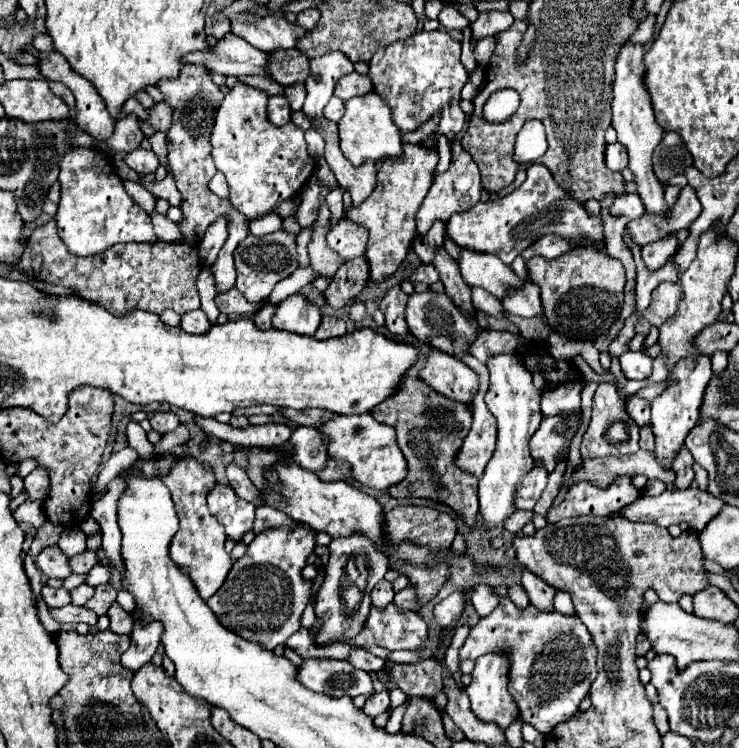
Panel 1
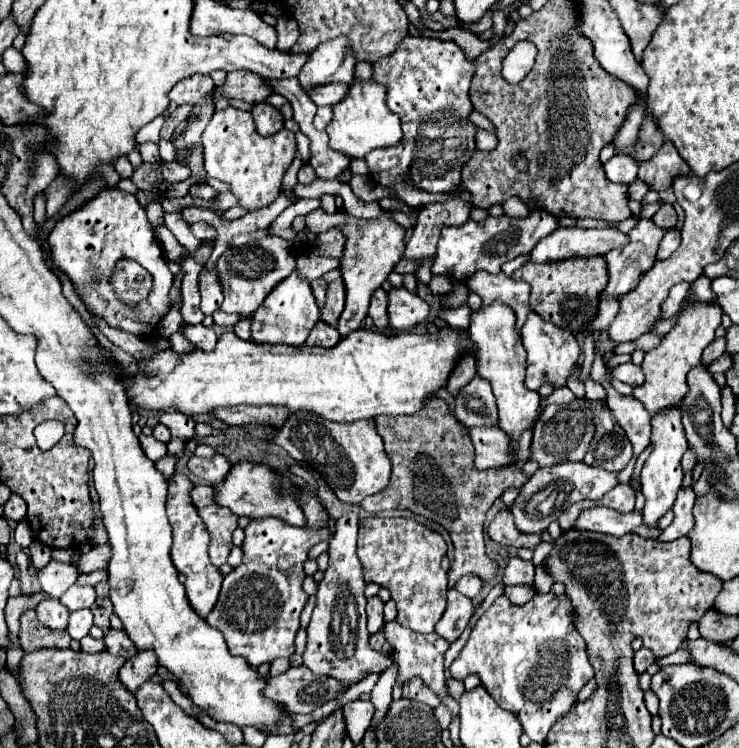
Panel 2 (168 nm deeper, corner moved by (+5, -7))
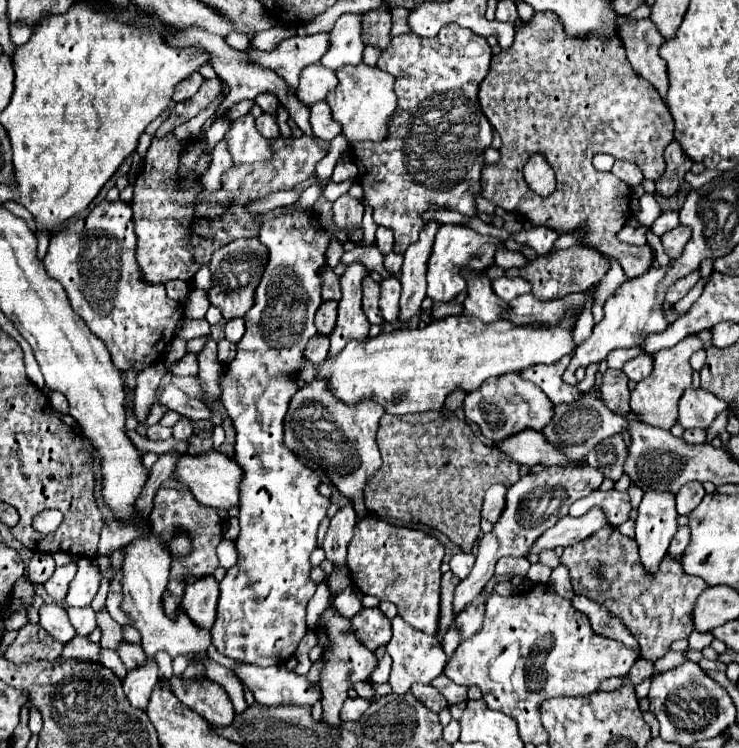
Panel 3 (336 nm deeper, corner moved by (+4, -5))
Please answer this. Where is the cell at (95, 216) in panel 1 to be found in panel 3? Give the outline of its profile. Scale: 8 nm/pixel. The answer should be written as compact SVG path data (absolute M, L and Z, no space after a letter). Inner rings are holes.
M103 199L89 213L87 231L109 233L109 237L71 239L63 233L53 233L43 265L47 273L65 287L73 311L105 341L113 363L119 369L129 369L125 367L125 363L129 363L137 371L143 371L165 355L175 327L183 317L183 309L167 297L165 285L143 285L143 281L139 281L139 265L135 265L135 221L131 221L129 203ZM85 243L91 243L93 255L83 255Z

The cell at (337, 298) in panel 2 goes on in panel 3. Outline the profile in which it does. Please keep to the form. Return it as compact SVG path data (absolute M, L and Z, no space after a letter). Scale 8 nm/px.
M323 301L323 305L317 309L315 325L321 335L329 335L337 321L337 301Z

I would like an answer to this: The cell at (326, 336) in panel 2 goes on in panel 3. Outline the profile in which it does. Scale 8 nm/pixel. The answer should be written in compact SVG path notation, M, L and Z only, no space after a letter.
M315 335L311 337L311 341L305 347L305 357L313 363L321 363L323 359L327 359L329 353L329 337L327 335Z

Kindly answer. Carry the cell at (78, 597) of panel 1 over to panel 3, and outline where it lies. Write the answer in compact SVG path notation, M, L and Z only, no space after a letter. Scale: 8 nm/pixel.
M87 557L79 559L79 571L75 575L75 579L69 585L69 593L65 597L67 607L87 607L91 605L91 601L95 599L97 591L99 591L99 575L97 571L91 567Z

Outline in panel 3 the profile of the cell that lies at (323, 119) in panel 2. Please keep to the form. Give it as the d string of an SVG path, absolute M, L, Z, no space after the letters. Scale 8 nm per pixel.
M319 101L311 107L311 127L313 133L321 139L333 139L341 133L341 127L335 125L335 121L331 119L331 109L327 101Z

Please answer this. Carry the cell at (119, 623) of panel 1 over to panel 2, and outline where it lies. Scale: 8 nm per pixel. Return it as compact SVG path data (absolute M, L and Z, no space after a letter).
M110 629L106 635L104 635L104 641L106 641L106 649L112 653L112 655L120 655L124 659L132 659L138 649L134 647L134 643L130 643L130 637L126 635L126 631L116 631L116 629Z

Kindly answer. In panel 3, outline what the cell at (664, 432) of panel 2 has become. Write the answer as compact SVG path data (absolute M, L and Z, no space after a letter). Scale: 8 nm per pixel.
M647 491L639 505L639 517L635 523L635 541L639 545L643 567L655 573L677 531L675 493Z

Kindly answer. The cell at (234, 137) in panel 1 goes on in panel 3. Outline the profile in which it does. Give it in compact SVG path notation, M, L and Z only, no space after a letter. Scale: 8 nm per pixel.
M245 115L229 125L229 131L225 133L227 149L233 157L233 165L251 165L257 161L269 161L273 157L271 139L265 139L255 129L255 117Z

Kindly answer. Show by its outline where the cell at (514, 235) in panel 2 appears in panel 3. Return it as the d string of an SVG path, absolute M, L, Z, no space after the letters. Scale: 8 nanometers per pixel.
M441 225L435 237L433 253L429 259L429 271L427 271L427 297L433 301L451 301L461 291L467 289L467 279L461 277L461 271L465 267L483 271L495 263L495 251L497 247L505 247L505 241L491 235L481 235L465 225Z

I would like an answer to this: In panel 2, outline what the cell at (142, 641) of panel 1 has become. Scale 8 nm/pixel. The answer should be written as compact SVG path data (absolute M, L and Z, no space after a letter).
M138 651L134 659L128 659L120 671L120 683L130 691L136 693L136 689L150 681L150 677L156 673L158 669L158 659L154 655L154 651Z

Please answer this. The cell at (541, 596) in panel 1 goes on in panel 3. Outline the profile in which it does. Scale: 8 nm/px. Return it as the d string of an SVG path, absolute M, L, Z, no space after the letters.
M501 557L497 561L495 573L497 575L519 575L519 577L525 577L529 567L531 567L531 563L529 563L527 557Z

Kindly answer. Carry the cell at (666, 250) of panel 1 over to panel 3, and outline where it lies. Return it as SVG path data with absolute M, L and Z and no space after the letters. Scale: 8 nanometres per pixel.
M679 225L679 227L671 229L669 233L665 233L665 235L661 237L665 253L667 253L671 259L677 259L677 257L681 255L683 247L687 245L689 237L691 237L691 229L689 229L689 227L683 227L683 225Z

